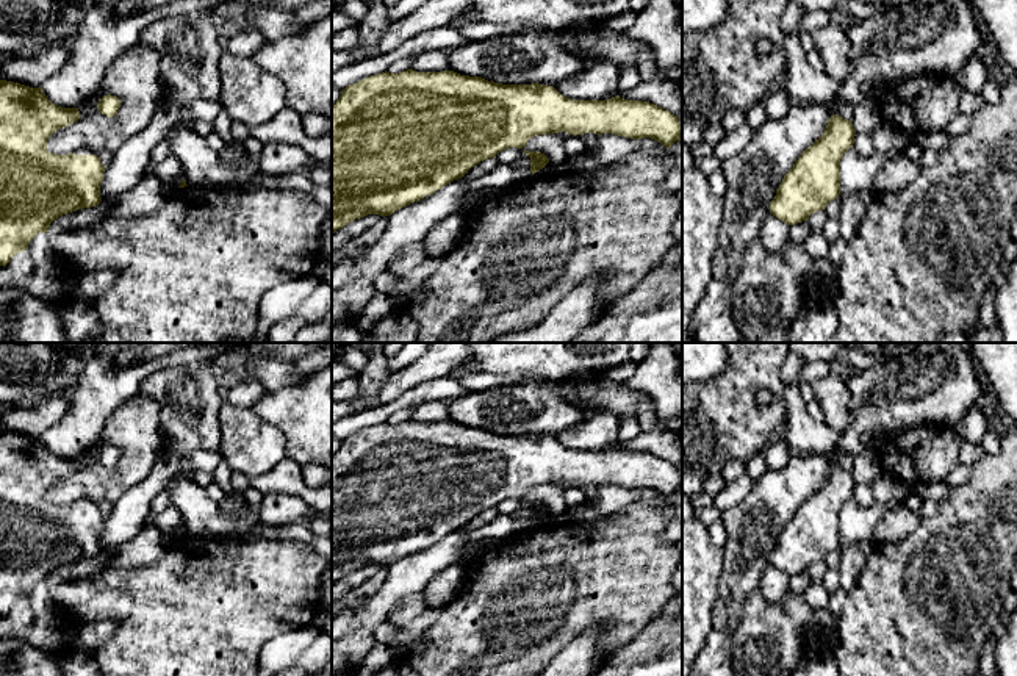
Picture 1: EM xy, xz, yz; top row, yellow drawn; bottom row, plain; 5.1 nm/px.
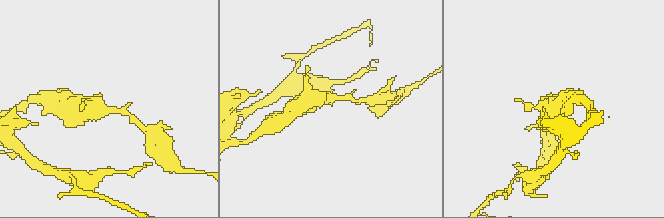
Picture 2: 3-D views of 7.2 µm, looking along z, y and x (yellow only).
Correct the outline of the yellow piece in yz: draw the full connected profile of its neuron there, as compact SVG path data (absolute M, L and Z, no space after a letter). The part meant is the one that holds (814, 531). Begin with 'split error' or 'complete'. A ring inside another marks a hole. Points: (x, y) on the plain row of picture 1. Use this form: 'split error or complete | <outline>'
complete | M834 465L825 484L807 498L784 526L770 563L789 576L807 571L840 545L840 510L854 494L851 471Z

